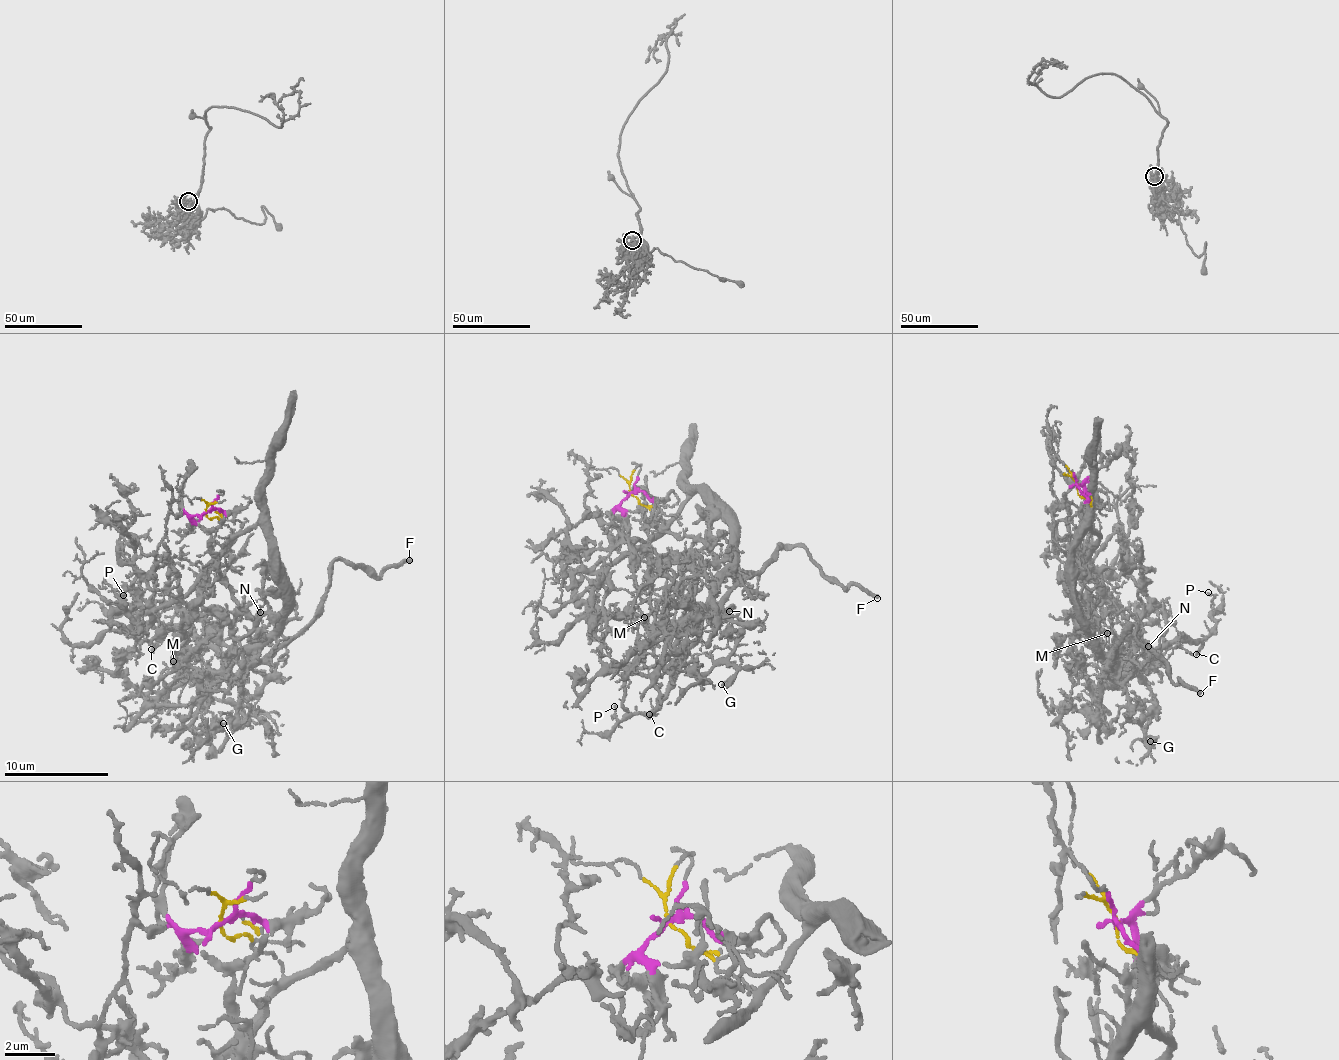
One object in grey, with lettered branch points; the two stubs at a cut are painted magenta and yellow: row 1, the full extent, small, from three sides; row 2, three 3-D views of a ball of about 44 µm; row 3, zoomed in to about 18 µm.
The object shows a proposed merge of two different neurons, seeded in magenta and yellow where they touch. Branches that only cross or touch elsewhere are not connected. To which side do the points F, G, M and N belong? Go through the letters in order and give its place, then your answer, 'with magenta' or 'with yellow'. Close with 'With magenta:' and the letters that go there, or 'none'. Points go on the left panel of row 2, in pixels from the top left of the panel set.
F: (409, 560) | with magenta
G: (223, 723) | with magenta
M: (173, 661) | with magenta
N: (260, 612) | with magenta
With magenta: F, G, M, N

